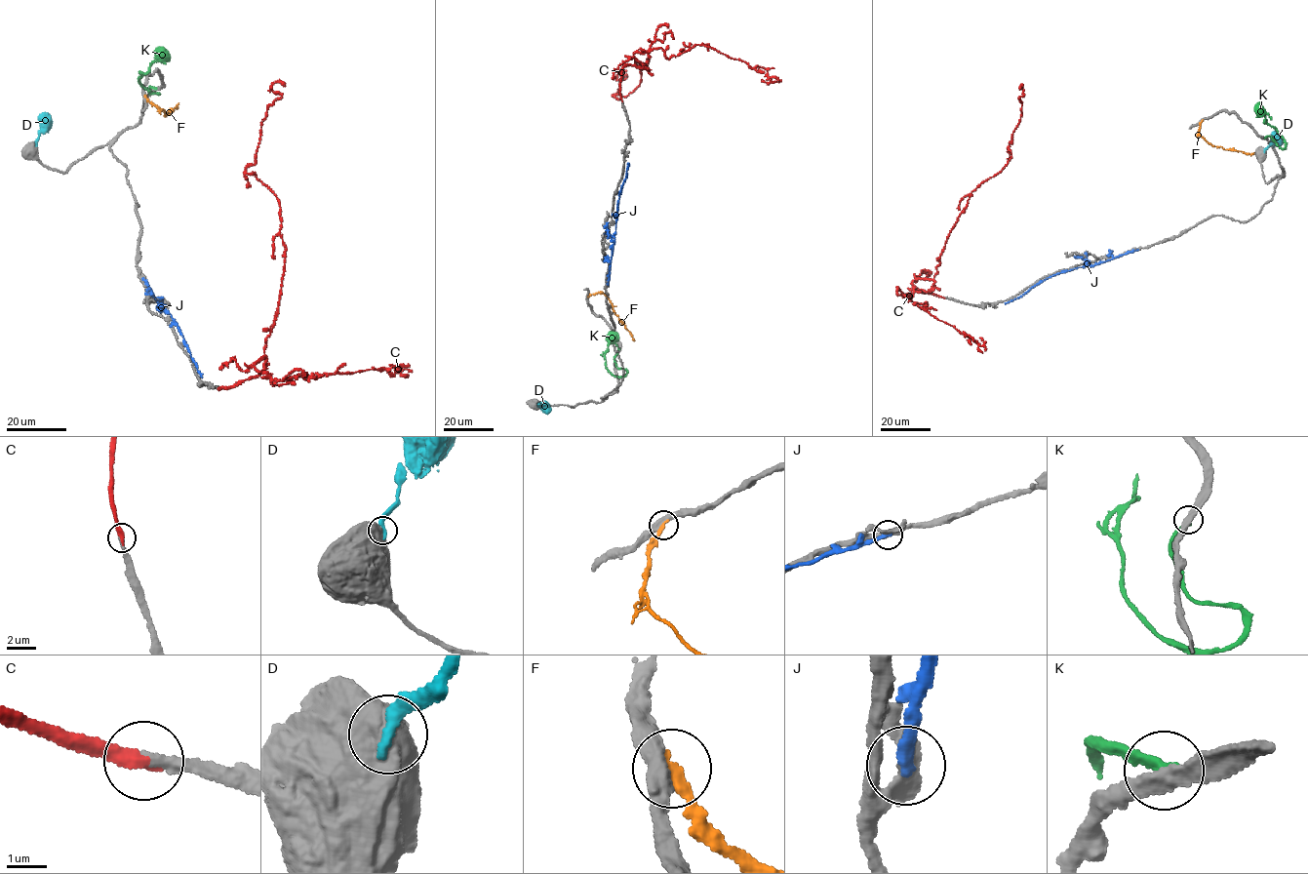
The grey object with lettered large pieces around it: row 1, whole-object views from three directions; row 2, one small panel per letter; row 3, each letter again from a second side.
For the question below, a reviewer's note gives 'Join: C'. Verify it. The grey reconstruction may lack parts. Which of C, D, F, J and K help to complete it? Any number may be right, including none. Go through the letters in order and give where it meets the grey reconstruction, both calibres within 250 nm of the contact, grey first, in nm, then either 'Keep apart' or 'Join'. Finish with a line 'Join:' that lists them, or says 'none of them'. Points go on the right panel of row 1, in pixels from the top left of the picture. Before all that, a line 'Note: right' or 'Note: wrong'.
Note: right
C: Touches grey at (943, 297). Thickness 320 nm (grey) against 340 nm. Join
D: Touches grey at (1264, 150). Thickness 950 nm (grey) against 360 nm. Keep apart
F: Touches grey at (1203, 120). Thickness 440 nm (grey) against 280 nm. Keep apart
J: Touches grey at (1137, 250). Thickness 260 nm (grey) against 300 nm. Keep apart
K: Touches grey at (1264, 138). Thickness 360 nm (grey) against 340 nm. Keep apart
Join: C

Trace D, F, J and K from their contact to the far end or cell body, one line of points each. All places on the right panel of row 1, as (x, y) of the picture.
D: (1264, 150), (1279, 133)
F: (1203, 121), (1201, 136), (1213, 146), (1254, 153)
J: (1137, 250), (1097, 264), (1056, 273), (1005, 304)
K: (1264, 138), (1269, 136), (1278, 146), (1285, 147), (1284, 139), (1264, 122), (1261, 113), (1266, 113), (1271, 119)

